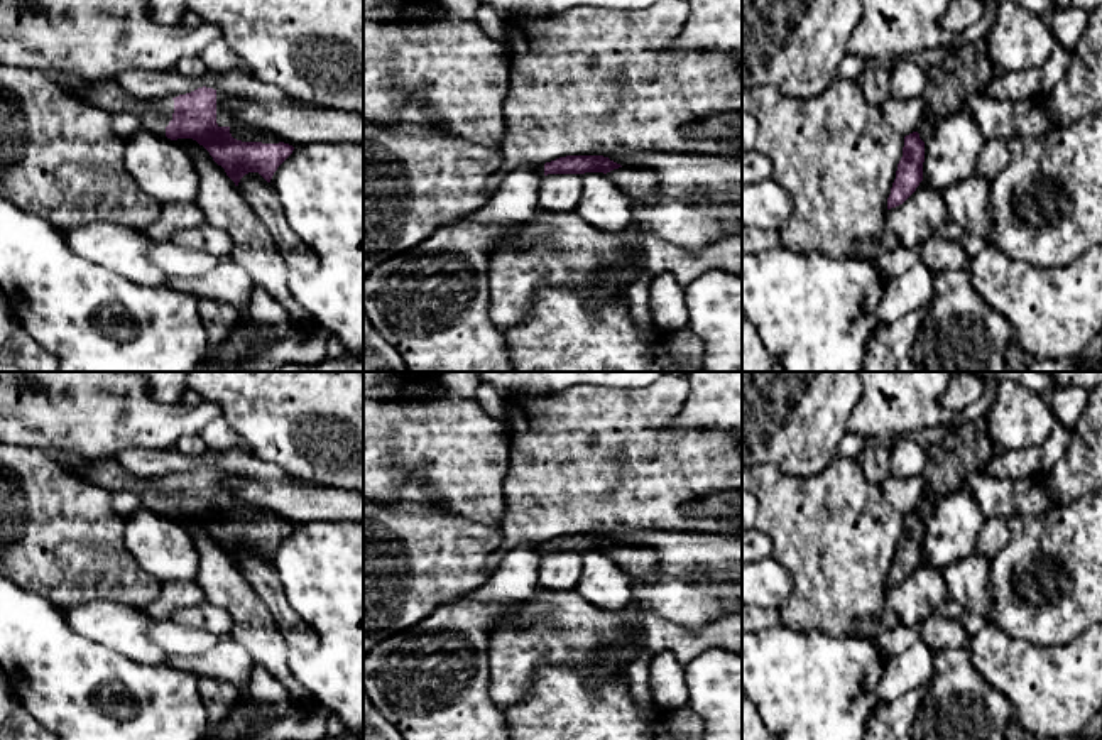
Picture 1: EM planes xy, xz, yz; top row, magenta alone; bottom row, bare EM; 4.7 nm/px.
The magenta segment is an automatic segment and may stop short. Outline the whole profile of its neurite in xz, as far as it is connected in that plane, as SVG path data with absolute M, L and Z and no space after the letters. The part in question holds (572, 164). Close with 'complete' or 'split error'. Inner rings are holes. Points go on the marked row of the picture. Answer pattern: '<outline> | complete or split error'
M566 155L544 164L548 174L603 172L634 203L656 194L657 177L647 169L630 169L603 155Z | split error

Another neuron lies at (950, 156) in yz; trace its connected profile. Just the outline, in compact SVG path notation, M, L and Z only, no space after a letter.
M967 106L940 120L925 144L923 184L938 193L962 184L975 172L984 142Z

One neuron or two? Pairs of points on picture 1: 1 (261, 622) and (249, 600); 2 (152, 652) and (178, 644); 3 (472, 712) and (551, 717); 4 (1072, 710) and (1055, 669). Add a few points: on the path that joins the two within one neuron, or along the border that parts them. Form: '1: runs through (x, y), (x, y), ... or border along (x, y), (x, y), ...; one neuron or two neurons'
1: runs through (256, 617), (249, 605); one neuron
2: border along (156, 622), (151, 627), (151, 637), (168, 654); two neurons
3: border along (504, 713), (507, 722); two neurons
4: runs through (1062, 700), (1055, 693), (1055, 680); one neuron

